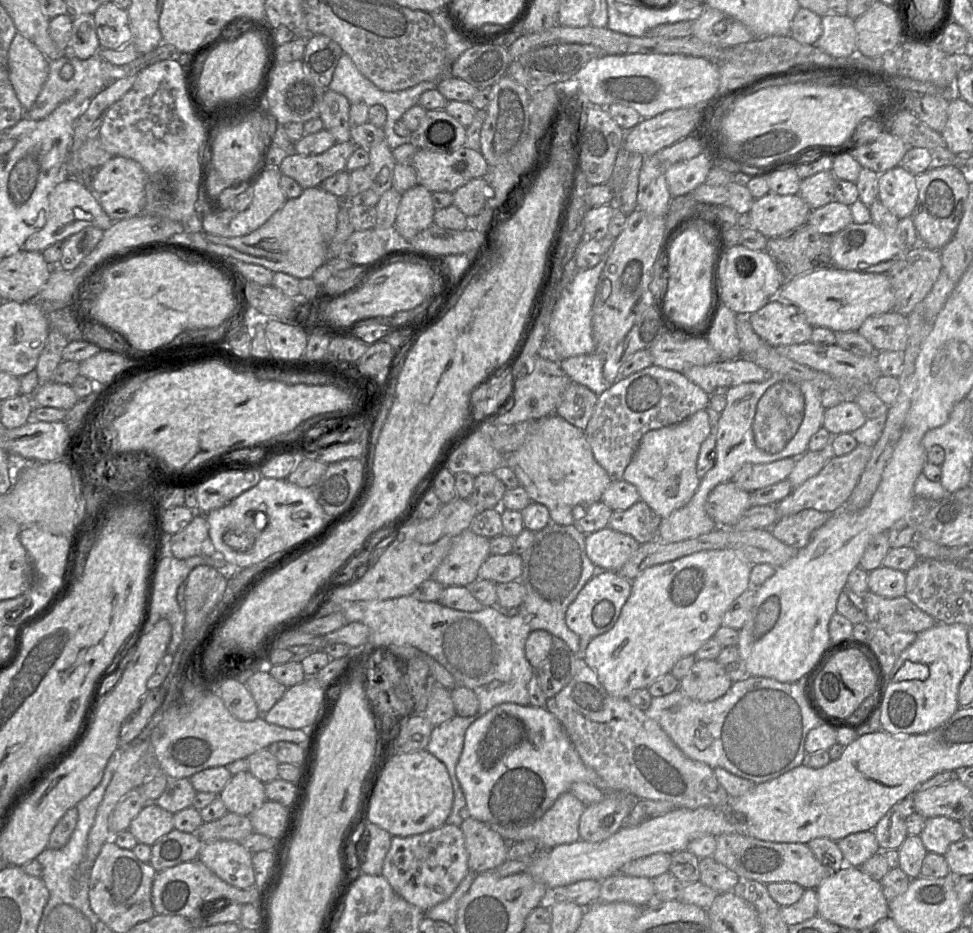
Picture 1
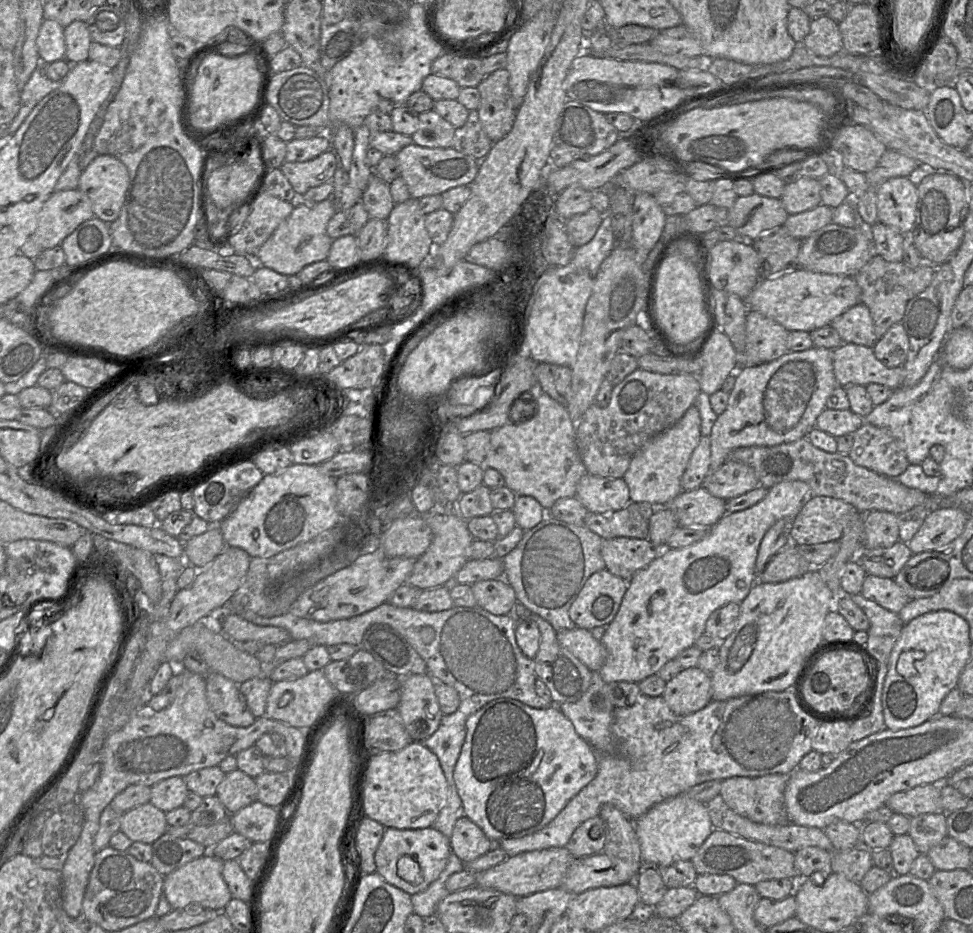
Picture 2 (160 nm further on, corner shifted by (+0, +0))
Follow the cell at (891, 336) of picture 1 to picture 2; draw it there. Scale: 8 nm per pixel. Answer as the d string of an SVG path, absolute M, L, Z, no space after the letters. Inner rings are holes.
M859 303L837 316L830 323L844 343L854 343L873 348L878 337L869 308Z

